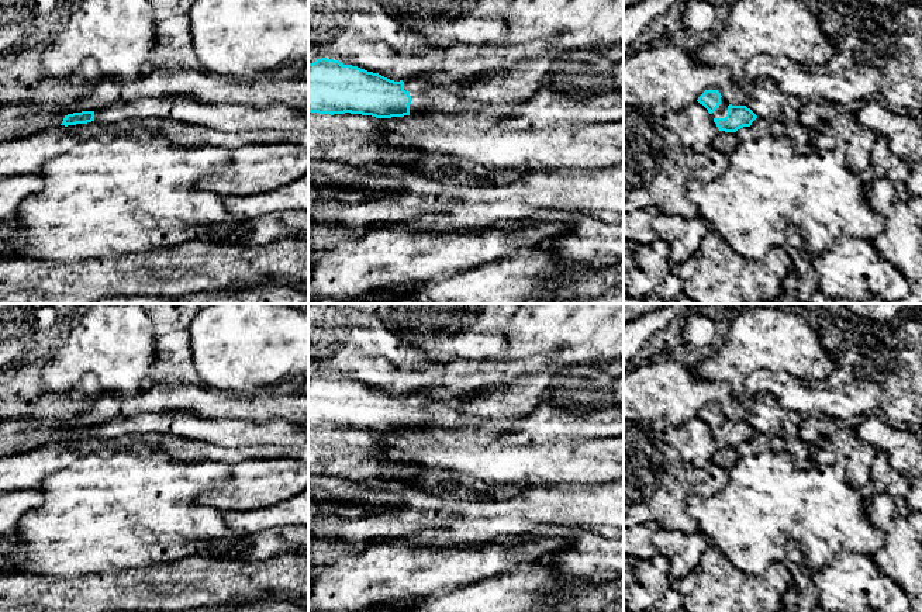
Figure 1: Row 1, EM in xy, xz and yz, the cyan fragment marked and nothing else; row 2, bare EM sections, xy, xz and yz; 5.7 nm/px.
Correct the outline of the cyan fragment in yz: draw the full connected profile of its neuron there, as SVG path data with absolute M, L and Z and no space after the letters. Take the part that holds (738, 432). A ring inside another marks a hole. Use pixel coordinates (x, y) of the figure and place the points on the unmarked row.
M705 405L697 416L708 425L719 446L736 447L757 433L746 421L726 418L718 405Z

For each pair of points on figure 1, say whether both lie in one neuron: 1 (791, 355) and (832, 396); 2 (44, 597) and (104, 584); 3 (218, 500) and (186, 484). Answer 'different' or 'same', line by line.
1: different
2: same
3: different

